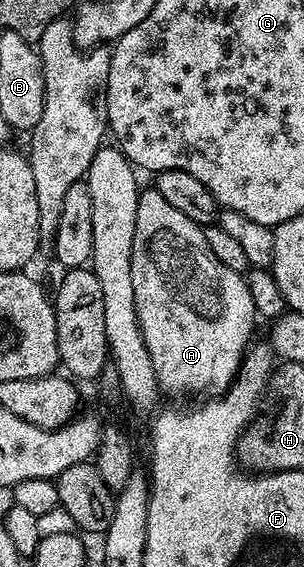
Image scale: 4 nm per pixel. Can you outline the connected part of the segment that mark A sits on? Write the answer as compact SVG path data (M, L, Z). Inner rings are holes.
M153 186L147 187L147 192L145 189L139 191L138 194L136 224L132 234L130 270L132 298L134 299L136 318L138 319L138 329L148 352L148 358L152 364L158 388L163 393L171 392L172 395L178 396L181 392L202 392L205 388L216 387L217 384L222 384L221 386L229 385L238 373L238 367L252 338L250 337L250 327L254 324L254 296L246 289L246 284L242 281L244 279L243 273L236 270L228 270L228 266L224 266L224 262L220 262L220 258L216 258L212 254L212 250L208 250L208 242L202 236L202 228L198 223L192 218L185 216L180 210L176 210L176 206L172 206L167 202Z

